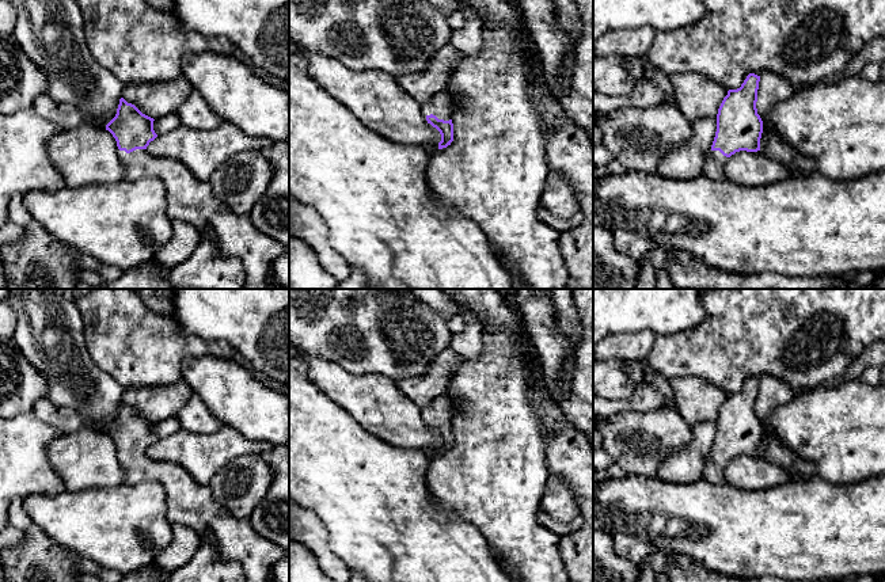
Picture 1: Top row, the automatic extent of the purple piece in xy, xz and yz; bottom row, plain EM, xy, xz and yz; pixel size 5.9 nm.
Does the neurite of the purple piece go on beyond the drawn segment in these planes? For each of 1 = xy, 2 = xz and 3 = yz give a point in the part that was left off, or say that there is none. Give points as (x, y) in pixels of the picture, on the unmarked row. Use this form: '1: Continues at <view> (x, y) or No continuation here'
1: Continues at xy (189, 503)
2: Continues at xz (443, 410)
3: Continues at yz (714, 467)

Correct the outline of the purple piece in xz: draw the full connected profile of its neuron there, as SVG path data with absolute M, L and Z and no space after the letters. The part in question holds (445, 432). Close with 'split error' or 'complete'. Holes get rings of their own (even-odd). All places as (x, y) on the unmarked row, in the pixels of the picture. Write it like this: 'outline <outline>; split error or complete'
outline M448 393L441 395L430 406L421 410L428 427L436 431L441 438L438 453L447 452L453 445L452 421L455 406Z; split error

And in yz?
outline M749 377L740 392L729 393L717 418L717 435L703 468L703 480L726 484L726 463L740 454L760 454L763 425L757 418L760 380Z; split error

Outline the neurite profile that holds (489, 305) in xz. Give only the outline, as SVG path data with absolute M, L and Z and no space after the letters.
M441 289L459 305L472 309L482 327L514 332L520 328L516 312L494 289Z

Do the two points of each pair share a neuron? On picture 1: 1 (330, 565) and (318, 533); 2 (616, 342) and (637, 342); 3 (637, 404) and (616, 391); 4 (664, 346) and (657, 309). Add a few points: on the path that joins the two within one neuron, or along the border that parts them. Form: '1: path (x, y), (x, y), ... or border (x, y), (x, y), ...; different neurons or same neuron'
1: path (325, 556), (318, 541); same neuron
2: path (622, 342), (631, 342); same neuron
3: border (646, 381), (627, 398), (607, 399); different neurons
4: border (692, 327), (684, 331), (657, 335); different neurons

